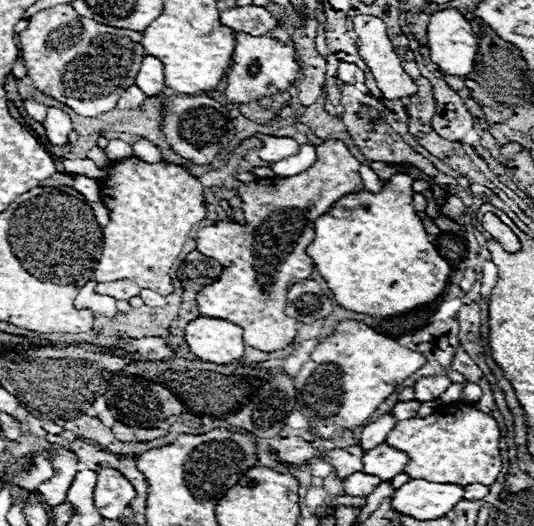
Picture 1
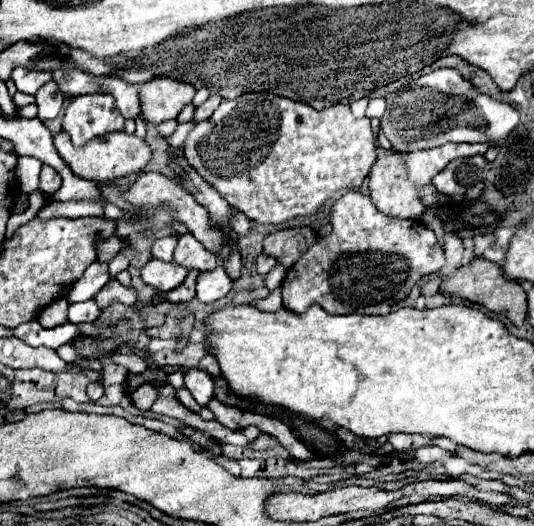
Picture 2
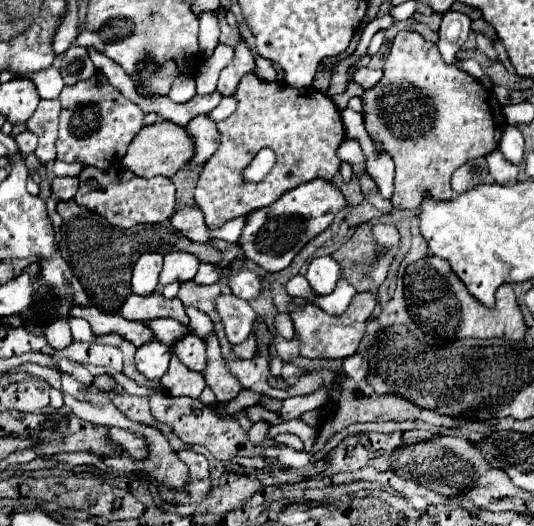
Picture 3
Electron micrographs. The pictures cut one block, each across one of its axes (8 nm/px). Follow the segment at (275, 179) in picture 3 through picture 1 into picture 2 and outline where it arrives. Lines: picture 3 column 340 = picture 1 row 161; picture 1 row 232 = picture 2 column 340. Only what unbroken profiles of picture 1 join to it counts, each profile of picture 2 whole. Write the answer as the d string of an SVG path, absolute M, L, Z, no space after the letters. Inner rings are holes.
M244 94L238 96L234 100L222 100L222 104L218 106L218 110L212 114L212 118L198 122L192 132L188 134L188 138L182 144L182 154L188 160L188 164L208 182L212 184L220 196L238 212L246 214L250 220L260 222L260 224L280 224L286 222L288 218L296 218L296 216L308 216L314 214L328 196L332 196L336 190L340 188L358 188L364 178L368 176L368 168L372 168L372 160L376 160L376 152L374 152L374 132L370 126L370 118L354 118L354 114L350 112L348 104L336 104L330 106L326 110L314 110L308 104L302 102L294 102L290 98L282 98L282 96L274 96L274 94Z

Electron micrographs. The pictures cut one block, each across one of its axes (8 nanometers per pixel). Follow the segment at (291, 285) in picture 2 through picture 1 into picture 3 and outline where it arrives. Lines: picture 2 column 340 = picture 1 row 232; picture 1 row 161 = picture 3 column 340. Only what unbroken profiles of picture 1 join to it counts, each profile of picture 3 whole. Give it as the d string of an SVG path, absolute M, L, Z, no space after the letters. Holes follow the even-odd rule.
M356 294L352 304L342 316L330 316L324 310L320 310L314 304L304 306L292 306L292 322L296 328L296 334L300 338L300 354L306 358L348 358L356 352L360 338L366 330L366 320L372 316L372 310L376 306L374 294Z

